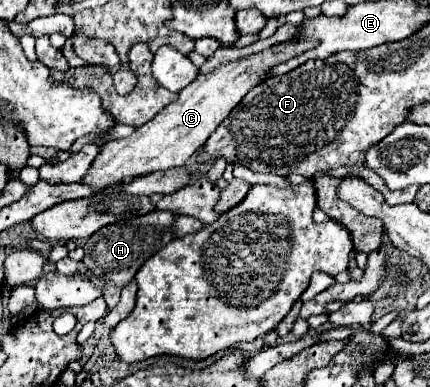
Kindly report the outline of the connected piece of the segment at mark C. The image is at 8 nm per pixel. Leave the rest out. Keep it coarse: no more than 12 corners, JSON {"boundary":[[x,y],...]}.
{"boundary":[[298,37],[200,75],[82,181],[102,191],[182,167]]}

